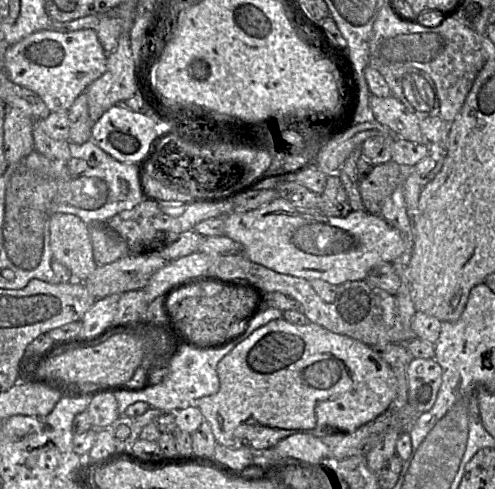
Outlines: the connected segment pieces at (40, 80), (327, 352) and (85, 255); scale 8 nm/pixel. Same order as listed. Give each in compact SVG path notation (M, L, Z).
M42 29L10 46L3 65L13 83L37 93L51 112L68 112L87 86L106 71L106 64L107 53L95 30L59 32Z
M283 318L270 321L266 325L255 330L248 338L246 338L241 343L236 345L236 347L229 354L227 354L225 357L223 357L221 359L221 361L218 363L217 373L218 373L219 381L220 381L219 391L214 395L200 398L197 401L197 404L193 404L193 405L198 406L198 408L201 410L205 420L207 422L209 422L209 424L211 425L211 428L212 428L212 431L213 431L213 434L215 436L217 443L224 445L230 449L254 448L257 450L262 450L262 449L274 448L277 445L277 443L280 442L282 439L289 437L291 435L294 435L294 434L312 434L317 437L322 437L324 435L328 435L329 433L330 434L340 434L340 435L350 434L350 433L356 431L357 429L359 429L360 427L366 425L370 421L373 421L381 414L383 414L392 405L392 403L394 402L396 395L397 395L397 379L394 374L394 371L380 357L380 355L374 350L373 347L369 346L359 340L353 339L349 336L334 333L326 328L323 328L322 326L320 326L318 324L309 322L307 325L294 325L294 324L289 323L288 321L286 321Z
M56 213L49 231L53 259L66 266L75 281L84 282L98 267L89 227L76 215Z

